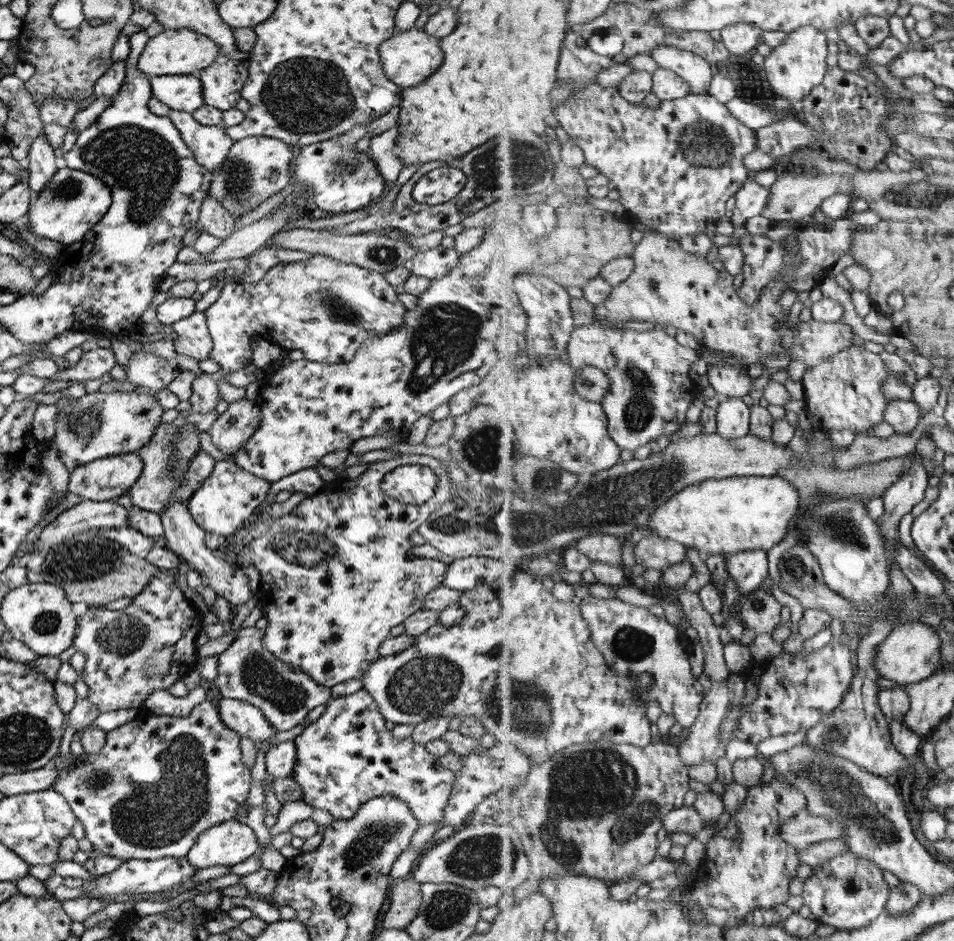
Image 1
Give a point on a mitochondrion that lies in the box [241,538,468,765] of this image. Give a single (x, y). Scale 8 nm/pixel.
(427, 683)

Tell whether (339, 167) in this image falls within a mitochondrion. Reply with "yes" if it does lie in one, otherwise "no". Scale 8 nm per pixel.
yes

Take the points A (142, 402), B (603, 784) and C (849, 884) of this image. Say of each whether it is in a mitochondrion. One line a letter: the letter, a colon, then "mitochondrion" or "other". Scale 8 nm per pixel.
A: other
B: mitochondrion
C: mitochondrion

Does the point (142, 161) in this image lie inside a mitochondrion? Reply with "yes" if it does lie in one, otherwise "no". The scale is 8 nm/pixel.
yes

